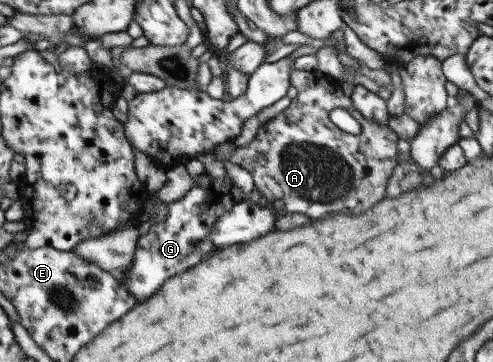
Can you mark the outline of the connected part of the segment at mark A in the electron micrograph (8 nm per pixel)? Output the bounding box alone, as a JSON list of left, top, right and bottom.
[229,69,399,219]

